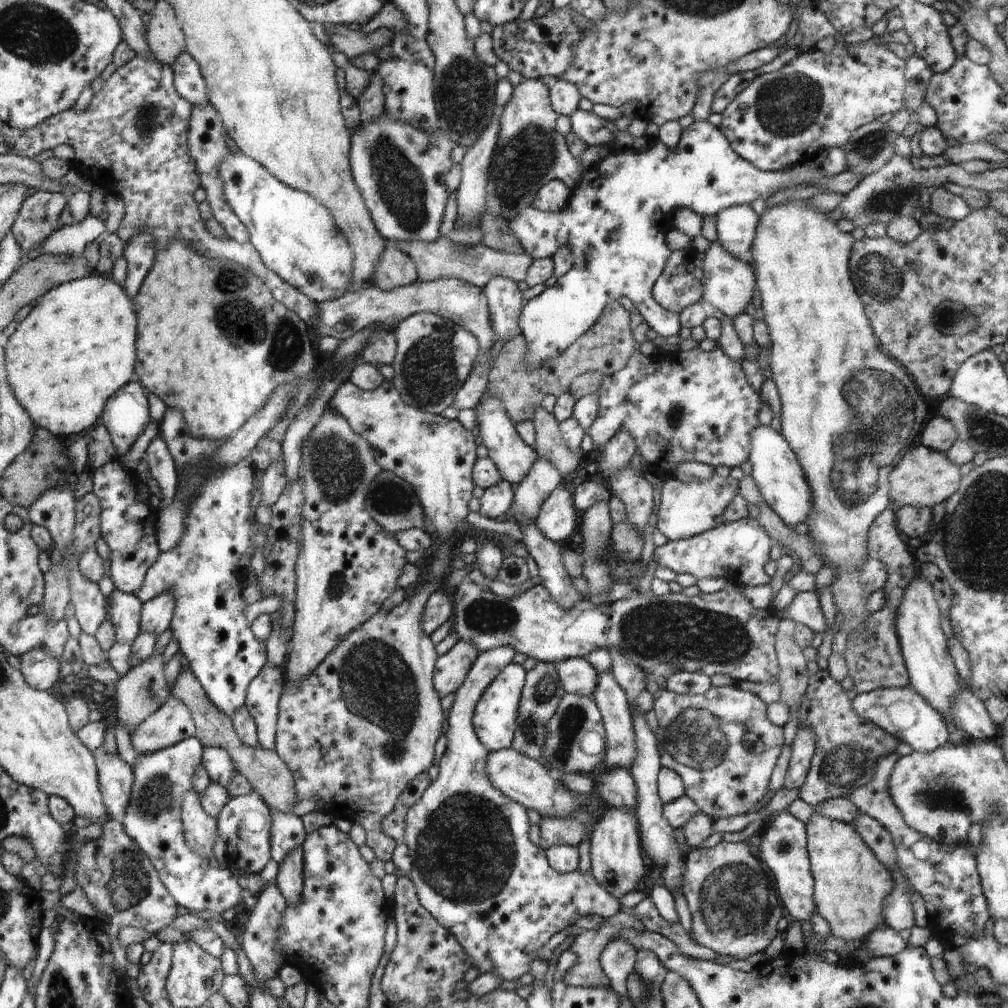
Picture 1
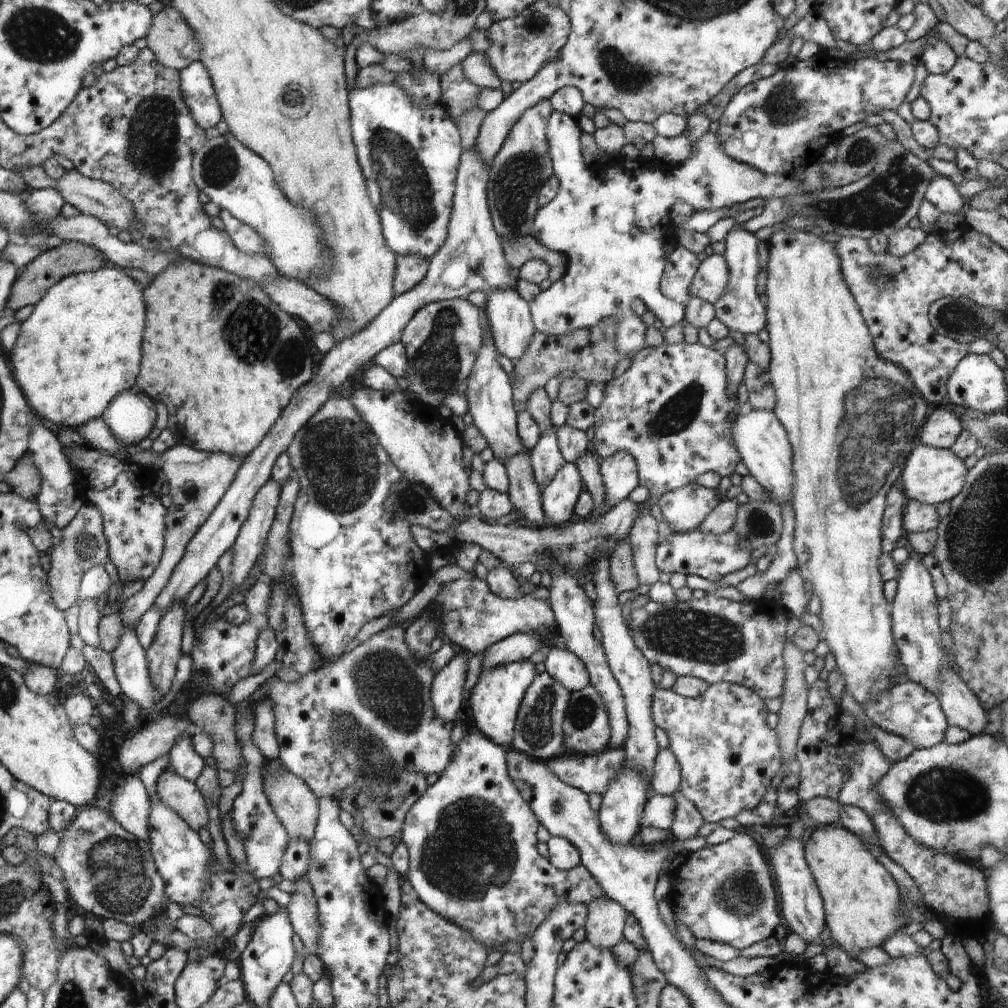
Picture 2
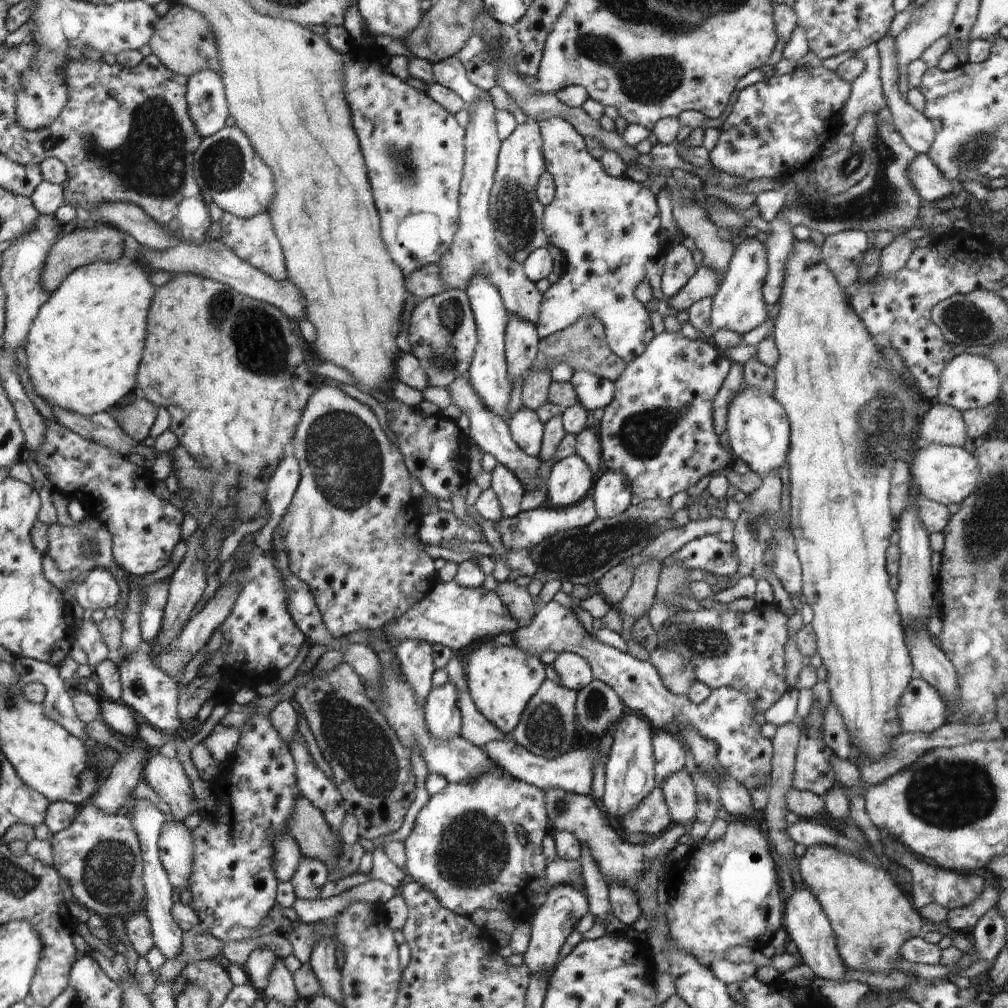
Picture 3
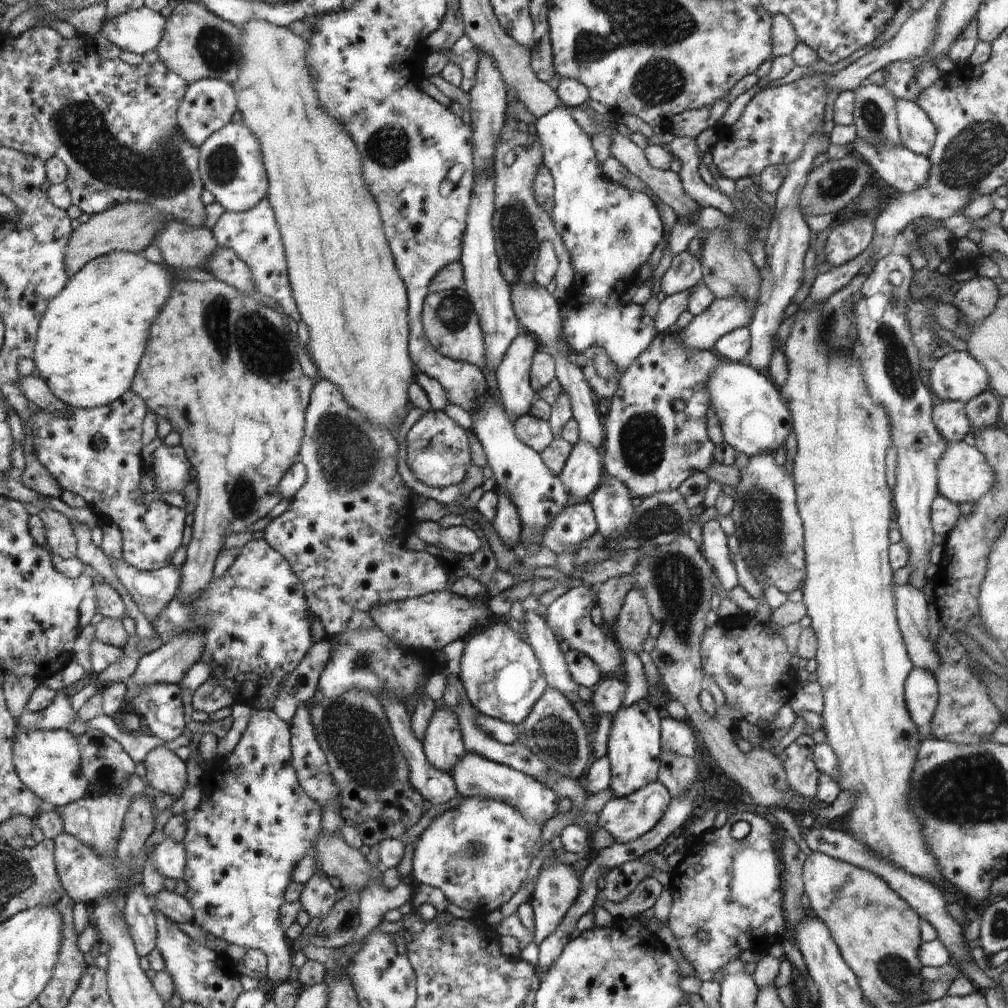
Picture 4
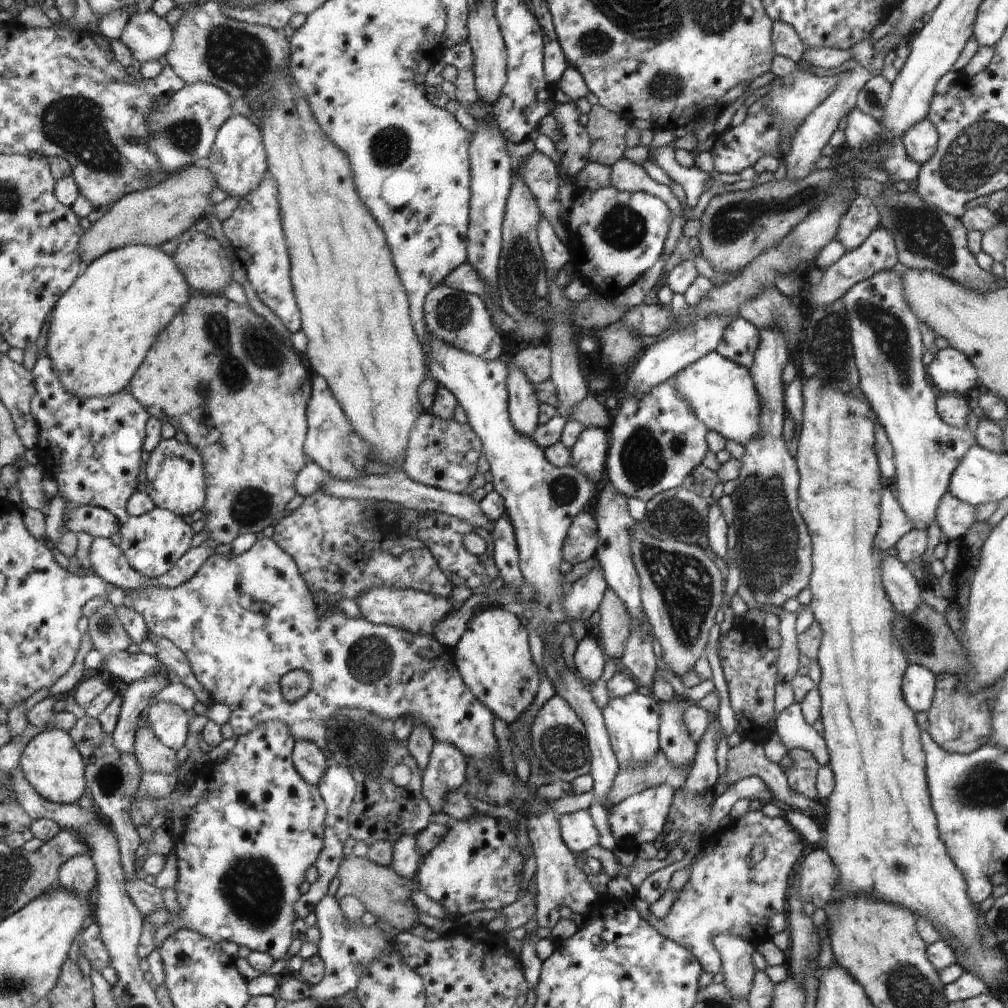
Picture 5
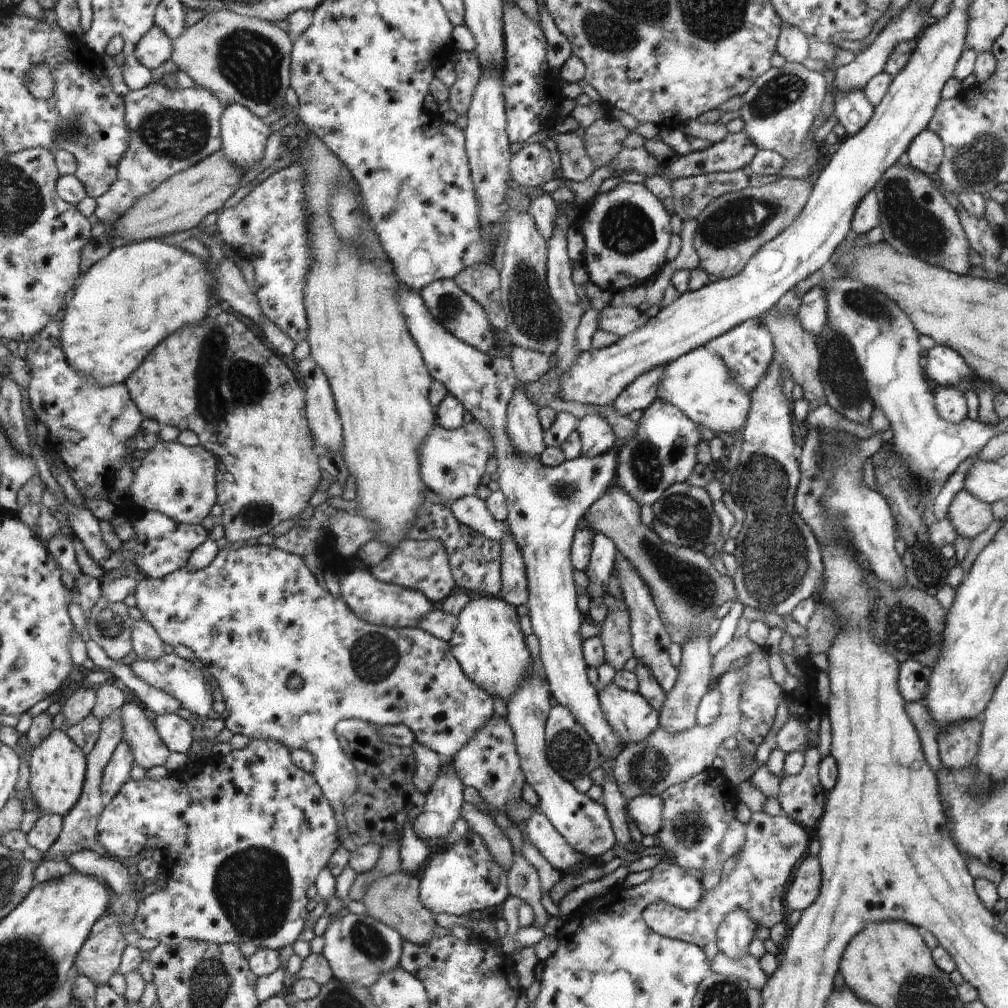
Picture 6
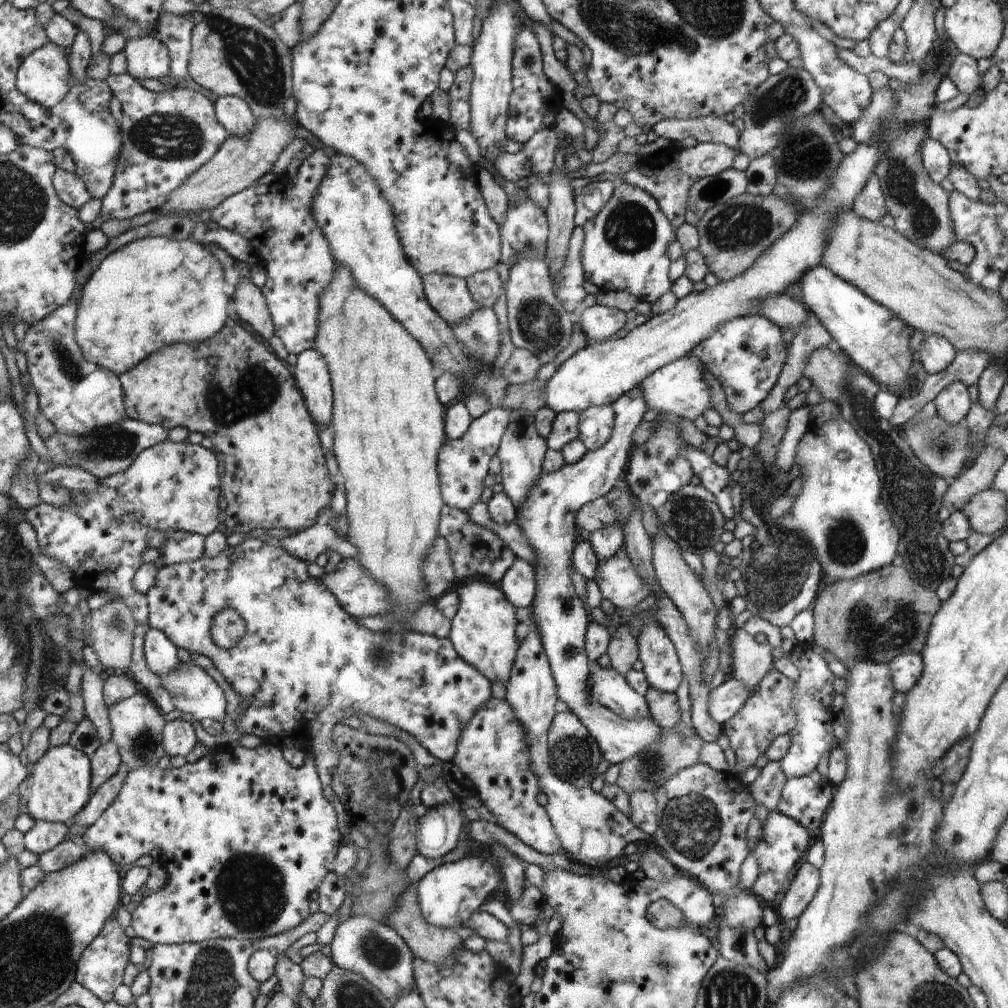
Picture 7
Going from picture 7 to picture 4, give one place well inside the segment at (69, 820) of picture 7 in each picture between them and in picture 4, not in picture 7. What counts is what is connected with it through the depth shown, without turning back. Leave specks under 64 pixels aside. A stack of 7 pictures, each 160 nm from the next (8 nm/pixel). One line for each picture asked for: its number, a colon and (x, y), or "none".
4: (50, 762)
5: (53, 763)
6: (59, 767)

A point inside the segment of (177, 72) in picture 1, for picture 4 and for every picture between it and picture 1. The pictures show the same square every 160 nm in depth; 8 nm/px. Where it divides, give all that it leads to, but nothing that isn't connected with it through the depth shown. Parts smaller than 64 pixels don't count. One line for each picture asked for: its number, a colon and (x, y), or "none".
2: (199, 93)
3: (206, 96)
4: (208, 104)

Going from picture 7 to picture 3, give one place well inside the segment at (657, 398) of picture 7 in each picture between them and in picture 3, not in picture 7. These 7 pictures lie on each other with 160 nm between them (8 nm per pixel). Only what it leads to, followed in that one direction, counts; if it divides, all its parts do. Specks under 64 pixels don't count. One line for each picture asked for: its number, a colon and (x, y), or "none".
3: (757, 424)
4: (754, 418)
5: (722, 393)
6: (699, 383)

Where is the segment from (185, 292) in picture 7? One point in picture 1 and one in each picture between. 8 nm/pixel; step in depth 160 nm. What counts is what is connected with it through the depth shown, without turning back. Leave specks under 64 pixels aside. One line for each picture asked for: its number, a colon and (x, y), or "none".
1: (76, 349)
2: (81, 348)
3: (85, 352)
4: (92, 341)
5: (103, 328)
6: (140, 293)

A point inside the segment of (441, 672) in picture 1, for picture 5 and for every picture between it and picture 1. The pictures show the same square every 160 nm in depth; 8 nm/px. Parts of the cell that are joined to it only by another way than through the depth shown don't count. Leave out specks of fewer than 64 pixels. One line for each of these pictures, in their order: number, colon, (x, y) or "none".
2: (447, 692)
3: (442, 713)
4: (443, 745)
5: (446, 770)

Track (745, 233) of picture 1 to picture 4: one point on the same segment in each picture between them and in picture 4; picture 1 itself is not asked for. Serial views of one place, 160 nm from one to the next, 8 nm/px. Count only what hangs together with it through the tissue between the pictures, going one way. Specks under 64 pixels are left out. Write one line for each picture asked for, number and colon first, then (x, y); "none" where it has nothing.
2: (740, 308)
3: (738, 305)
4: (724, 315)

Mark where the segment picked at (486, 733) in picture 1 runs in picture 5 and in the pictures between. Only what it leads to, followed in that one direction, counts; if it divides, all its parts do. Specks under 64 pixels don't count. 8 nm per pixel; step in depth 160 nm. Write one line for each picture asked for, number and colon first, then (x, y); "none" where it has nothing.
2: (498, 695)
3: (502, 680)
4: (501, 675)
5: (493, 657)

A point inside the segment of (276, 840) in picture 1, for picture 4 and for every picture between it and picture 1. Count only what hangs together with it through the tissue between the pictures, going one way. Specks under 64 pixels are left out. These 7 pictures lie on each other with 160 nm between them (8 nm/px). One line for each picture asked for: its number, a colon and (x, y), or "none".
2: (295, 860)
3: (310, 877)
4: (317, 897)

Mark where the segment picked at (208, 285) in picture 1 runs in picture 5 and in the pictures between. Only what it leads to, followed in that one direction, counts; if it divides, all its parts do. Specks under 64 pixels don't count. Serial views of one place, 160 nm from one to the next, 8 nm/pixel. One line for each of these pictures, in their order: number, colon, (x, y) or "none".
2: (225, 360)
3: (228, 369)
4: (244, 373)
5: (217, 356)

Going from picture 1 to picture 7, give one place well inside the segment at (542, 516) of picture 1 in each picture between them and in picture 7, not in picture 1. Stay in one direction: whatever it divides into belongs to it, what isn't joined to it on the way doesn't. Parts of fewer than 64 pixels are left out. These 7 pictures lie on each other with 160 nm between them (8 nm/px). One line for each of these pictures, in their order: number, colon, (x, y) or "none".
2: (559, 496)
3: (571, 481)
4: (582, 472)
5: (589, 454)
6: (598, 437)
7: (596, 425)

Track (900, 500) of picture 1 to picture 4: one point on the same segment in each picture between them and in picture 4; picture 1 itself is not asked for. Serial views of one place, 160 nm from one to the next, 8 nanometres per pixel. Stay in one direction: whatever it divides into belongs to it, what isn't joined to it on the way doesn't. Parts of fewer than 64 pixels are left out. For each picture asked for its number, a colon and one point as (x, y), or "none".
2: (932, 476)
3: (946, 474)
4: (964, 475)

